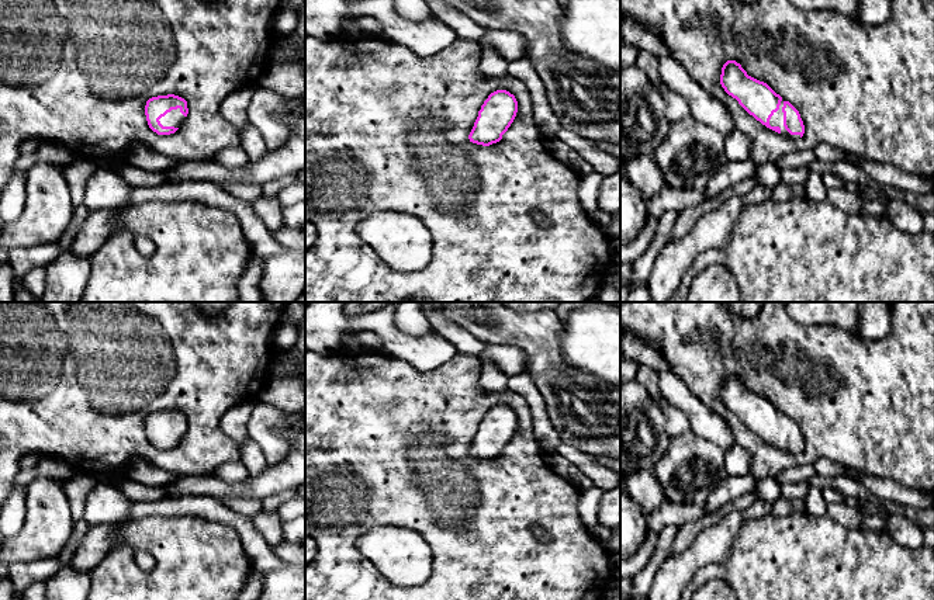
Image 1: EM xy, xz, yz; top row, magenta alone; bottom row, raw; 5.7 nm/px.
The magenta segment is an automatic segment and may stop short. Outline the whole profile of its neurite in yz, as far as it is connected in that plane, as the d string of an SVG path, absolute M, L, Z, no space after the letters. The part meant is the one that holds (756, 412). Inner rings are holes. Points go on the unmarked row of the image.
M727 375L722 382L720 399L724 406L767 443L800 454L805 440L799 426L776 409L767 398L747 389L736 375Z

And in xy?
M174 409L152 412L145 420L148 440L158 450L174 448L184 438L187 429L187 416Z

